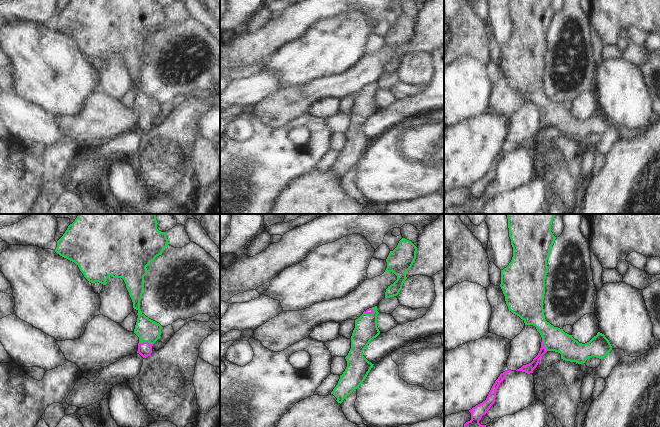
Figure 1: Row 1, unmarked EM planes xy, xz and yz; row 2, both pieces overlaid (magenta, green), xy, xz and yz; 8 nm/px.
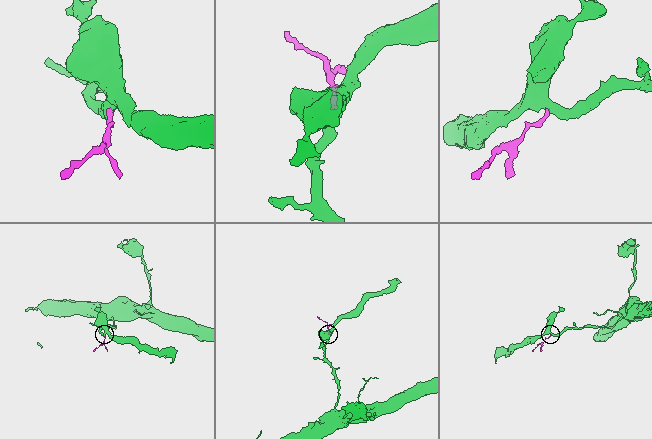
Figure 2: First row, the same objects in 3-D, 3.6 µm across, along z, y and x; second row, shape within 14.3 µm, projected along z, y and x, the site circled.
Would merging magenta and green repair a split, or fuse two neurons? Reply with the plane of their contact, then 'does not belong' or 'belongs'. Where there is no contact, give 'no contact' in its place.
xy | belongs

